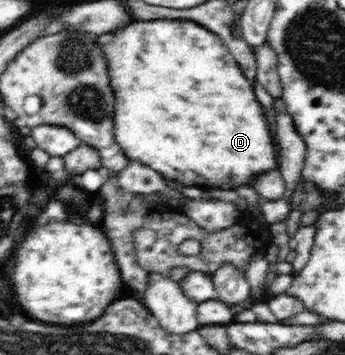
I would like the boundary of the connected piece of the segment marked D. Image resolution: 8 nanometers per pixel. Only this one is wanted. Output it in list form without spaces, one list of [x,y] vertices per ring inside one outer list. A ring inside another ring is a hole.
[[[155,19],[155,21],[133,21],[125,27],[115,29],[111,35],[109,43],[101,43],[101,49],[105,53],[107,65],[109,65],[109,81],[115,93],[115,117],[113,117],[113,136],[115,143],[123,151],[123,155],[139,161],[143,165],[149,165],[151,169],[160,173],[167,180],[177,181],[183,186],[197,187],[219,187],[219,189],[235,190],[237,185],[250,185],[251,177],[263,171],[271,171],[277,169],[275,158],[275,145],[271,141],[271,133],[269,133],[269,125],[265,121],[265,113],[259,105],[251,83],[247,78],[243,77],[240,65],[235,60],[235,56],[229,52],[229,48],[221,43],[221,38],[205,26],[191,23],[191,21],[181,21],[181,19]]]

